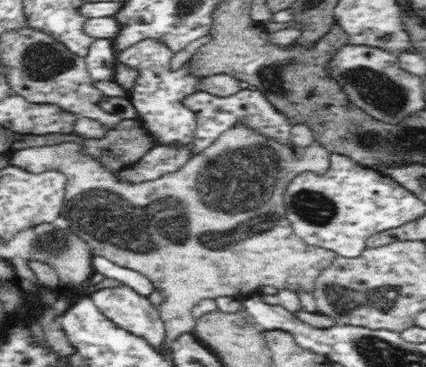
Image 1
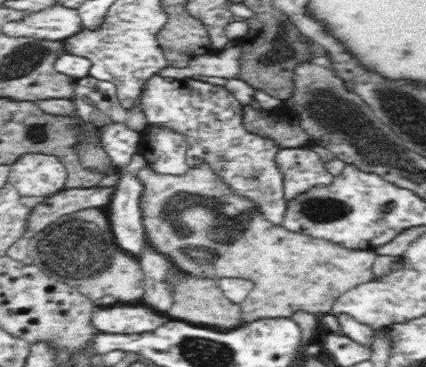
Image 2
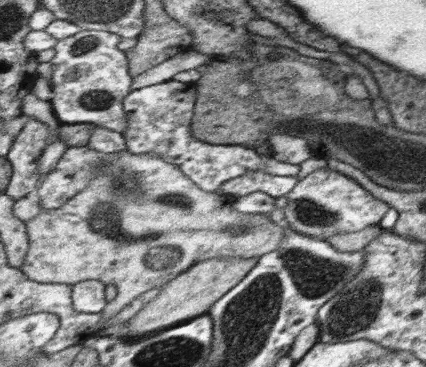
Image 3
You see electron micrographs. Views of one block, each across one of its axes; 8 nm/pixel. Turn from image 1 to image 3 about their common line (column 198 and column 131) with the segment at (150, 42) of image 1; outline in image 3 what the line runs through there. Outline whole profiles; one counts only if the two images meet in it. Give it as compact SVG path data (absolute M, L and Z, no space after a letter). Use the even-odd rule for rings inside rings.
M81 30L65 40L57 40L51 58L51 106L59 124L93 124L115 130L123 136L129 118L123 100L133 92L129 60L117 48L121 36L113 32Z

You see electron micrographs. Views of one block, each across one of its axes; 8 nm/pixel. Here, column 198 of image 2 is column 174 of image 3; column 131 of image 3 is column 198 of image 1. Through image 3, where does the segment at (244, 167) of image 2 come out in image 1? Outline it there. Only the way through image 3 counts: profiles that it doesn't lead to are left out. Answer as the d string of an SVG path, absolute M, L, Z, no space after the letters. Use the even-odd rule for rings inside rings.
M254 88L248 90L240 90L232 96L214 96L208 92L196 92L194 96L188 96L184 100L184 106L188 106L188 110L192 110L192 114L196 114L196 140L194 146L190 148L190 158L194 158L196 154L202 154L206 148L210 148L226 130L244 124L246 128L254 130L260 134L260 138L276 142L280 146L288 146L292 142L292 134L290 128L294 126L288 118L284 118L284 114L280 114L280 110L276 110L276 106L272 106L272 102L268 102L268 98L262 92L256 92Z

